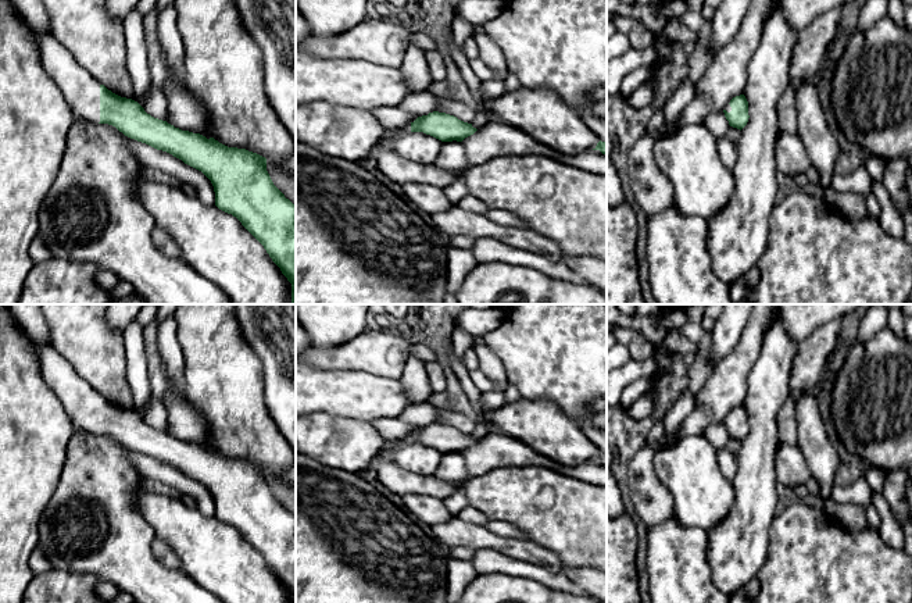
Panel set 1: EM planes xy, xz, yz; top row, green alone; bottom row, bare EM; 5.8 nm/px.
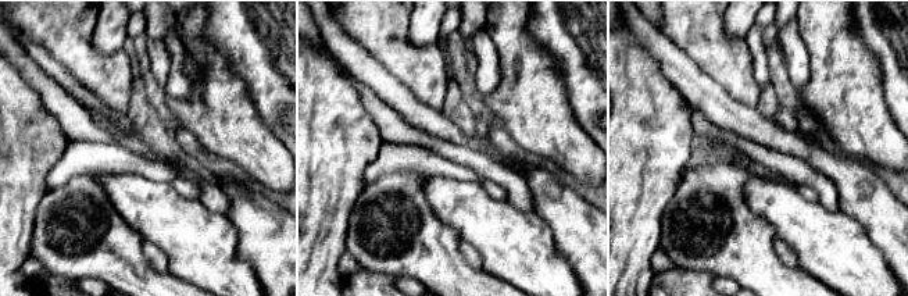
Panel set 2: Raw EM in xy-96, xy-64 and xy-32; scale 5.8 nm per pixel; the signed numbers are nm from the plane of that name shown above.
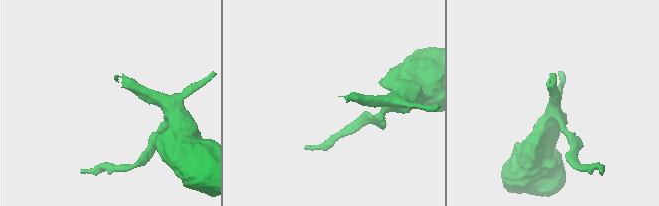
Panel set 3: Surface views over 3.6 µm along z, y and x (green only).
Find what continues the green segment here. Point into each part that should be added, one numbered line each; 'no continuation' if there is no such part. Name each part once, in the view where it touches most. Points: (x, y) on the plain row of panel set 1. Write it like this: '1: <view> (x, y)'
1: xy (81, 402)

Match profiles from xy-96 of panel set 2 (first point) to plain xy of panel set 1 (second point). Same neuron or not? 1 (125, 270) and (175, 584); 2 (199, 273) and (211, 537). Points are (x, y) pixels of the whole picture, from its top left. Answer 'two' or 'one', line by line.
1: one
2: one

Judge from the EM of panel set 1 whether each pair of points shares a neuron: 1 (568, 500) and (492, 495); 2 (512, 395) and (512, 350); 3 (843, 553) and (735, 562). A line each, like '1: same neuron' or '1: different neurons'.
1: same neuron
2: different neurons
3: different neurons

